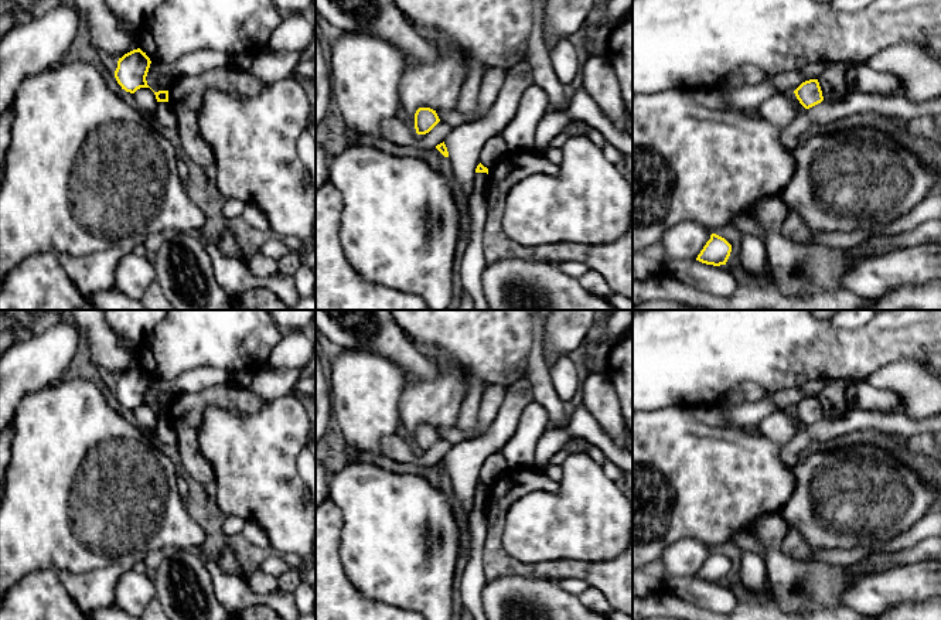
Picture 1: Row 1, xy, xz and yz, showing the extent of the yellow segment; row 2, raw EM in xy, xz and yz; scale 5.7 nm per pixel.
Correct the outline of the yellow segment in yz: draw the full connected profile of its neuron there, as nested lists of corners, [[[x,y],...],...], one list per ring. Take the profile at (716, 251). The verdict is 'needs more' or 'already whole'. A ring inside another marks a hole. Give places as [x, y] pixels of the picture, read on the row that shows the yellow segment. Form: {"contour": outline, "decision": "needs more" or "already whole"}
{"contour": [[[712,234],[710,239],[706,242],[696,260],[706,265],[720,266],[726,265],[730,252],[732,245],[724,238]]], "decision": "already whole"}

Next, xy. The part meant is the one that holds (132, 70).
{"contour": [[[140,48],[125,54],[117,61],[115,78],[126,92],[134,93],[140,88],[150,88],[146,76],[150,68],[150,58]]], "decision": "already whole"}

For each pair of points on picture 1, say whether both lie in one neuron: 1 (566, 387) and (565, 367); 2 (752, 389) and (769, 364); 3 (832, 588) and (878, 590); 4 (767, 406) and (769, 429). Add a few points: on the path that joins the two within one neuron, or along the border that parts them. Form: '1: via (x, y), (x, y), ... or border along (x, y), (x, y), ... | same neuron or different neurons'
1: via (566, 382), (565, 371) | same neuron
2: border along (767, 389), (753, 382), (739, 382), (725, 397) | different neurons
3: border along (872, 571), (845, 588), (841, 595), (842, 605) | different neurons
4: border along (777, 408), (756, 425) | different neurons

